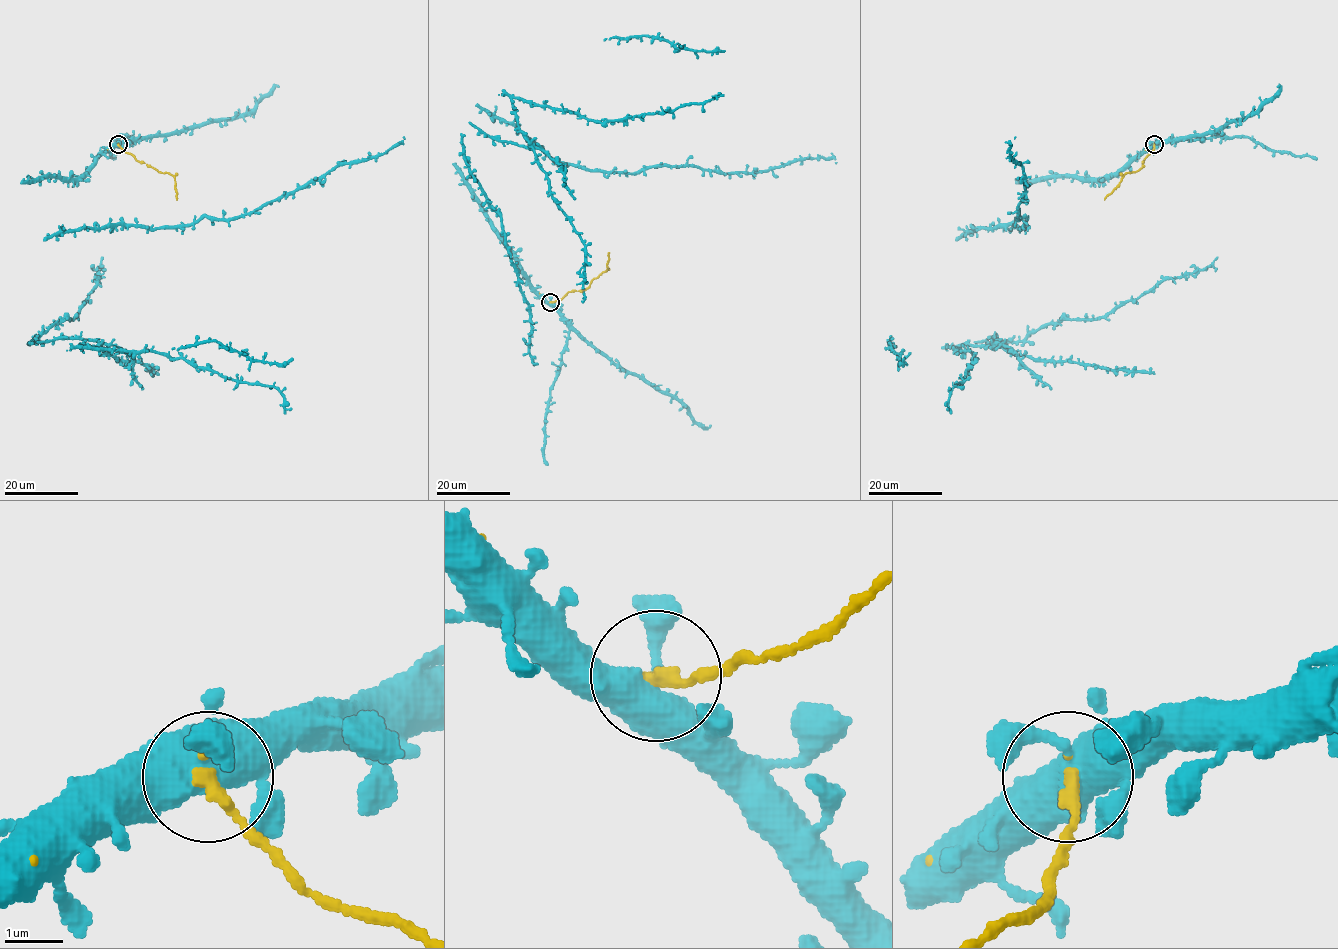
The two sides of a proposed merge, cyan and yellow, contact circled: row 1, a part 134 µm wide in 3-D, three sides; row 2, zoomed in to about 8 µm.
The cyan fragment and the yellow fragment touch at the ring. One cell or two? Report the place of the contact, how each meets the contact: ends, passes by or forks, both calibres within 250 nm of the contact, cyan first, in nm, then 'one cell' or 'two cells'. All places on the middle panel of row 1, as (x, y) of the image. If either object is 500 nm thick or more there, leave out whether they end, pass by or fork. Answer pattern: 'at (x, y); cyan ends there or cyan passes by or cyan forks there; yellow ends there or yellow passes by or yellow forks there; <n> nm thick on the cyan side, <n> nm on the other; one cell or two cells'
at (550, 302); cyan forks there; yellow ends there; 460 nm thick on the cyan side, 200 nm on the other; one cell

